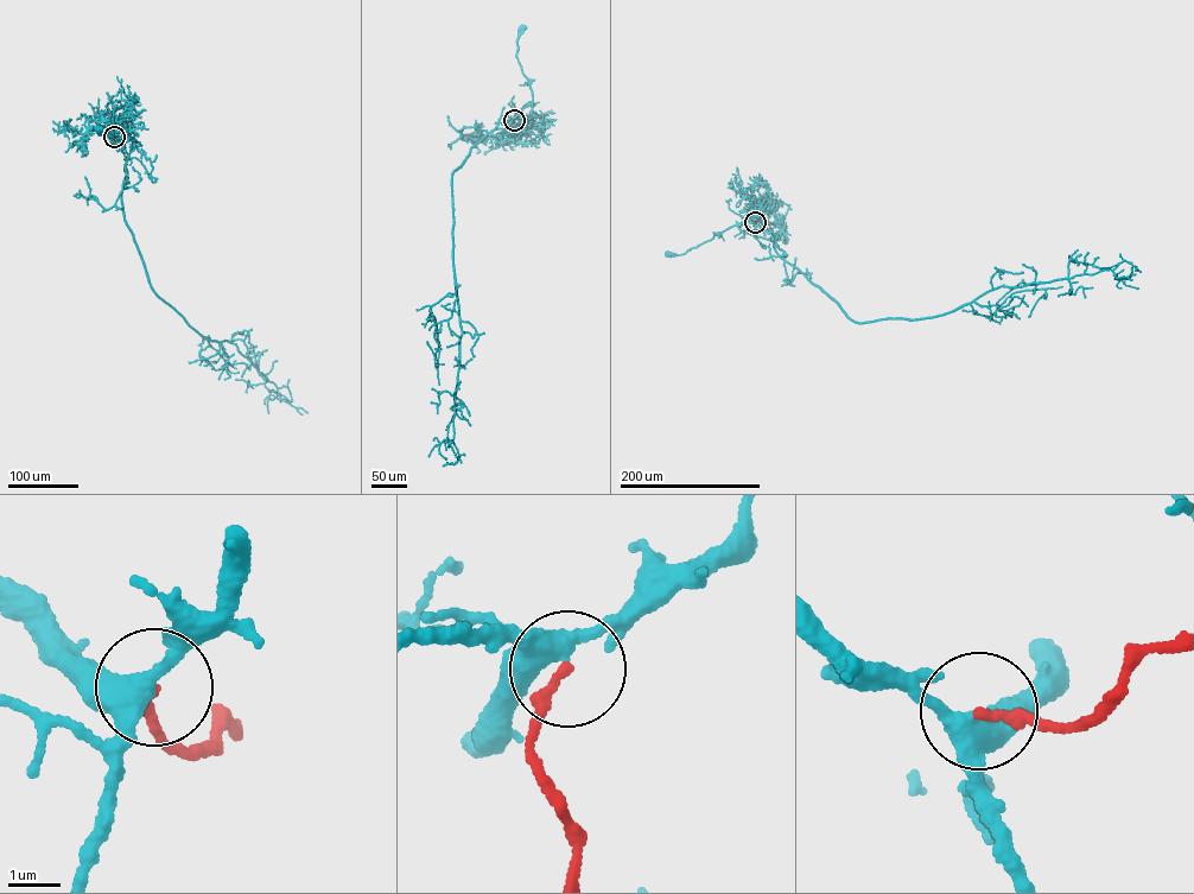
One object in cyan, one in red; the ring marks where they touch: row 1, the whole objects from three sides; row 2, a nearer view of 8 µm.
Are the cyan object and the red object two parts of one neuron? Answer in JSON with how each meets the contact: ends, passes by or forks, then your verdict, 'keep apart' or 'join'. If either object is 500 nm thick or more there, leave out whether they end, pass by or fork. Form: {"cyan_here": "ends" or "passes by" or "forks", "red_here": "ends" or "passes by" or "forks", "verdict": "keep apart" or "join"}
{"cyan_here": "forks", "red_here": "ends", "verdict": "join"}

